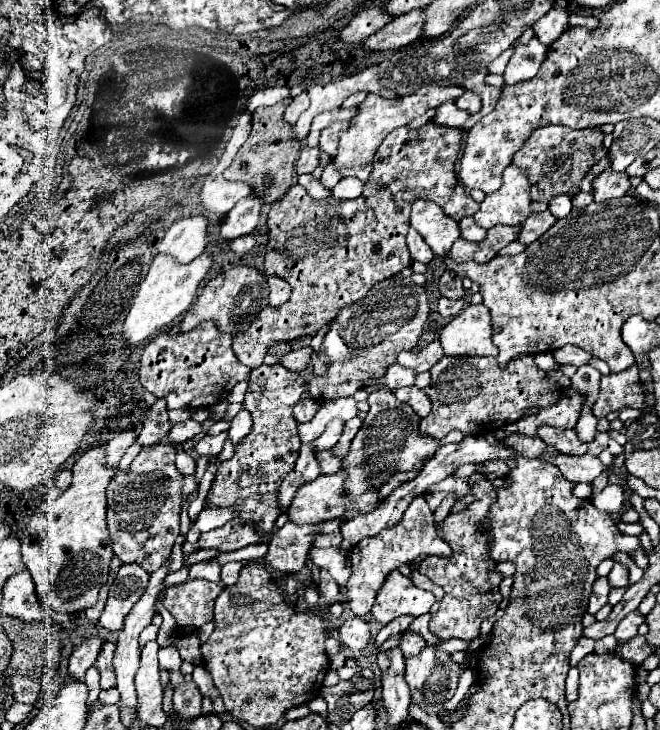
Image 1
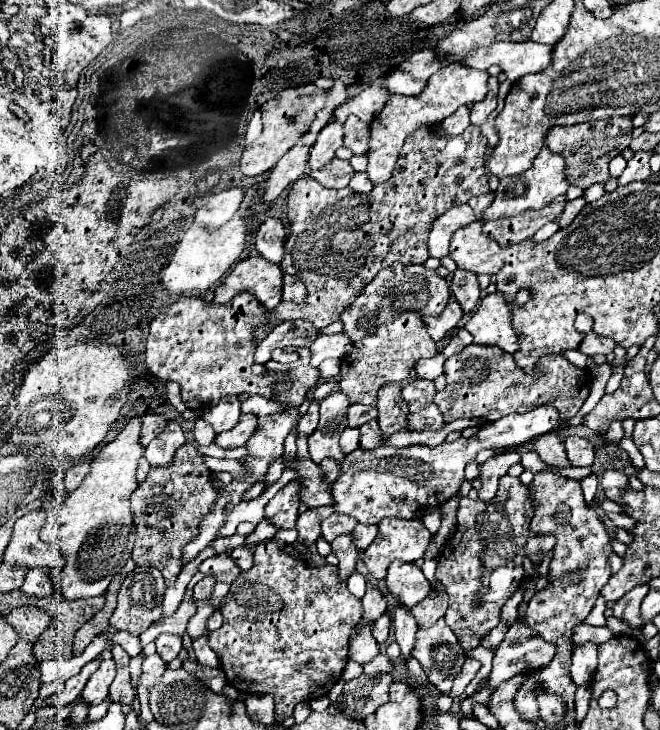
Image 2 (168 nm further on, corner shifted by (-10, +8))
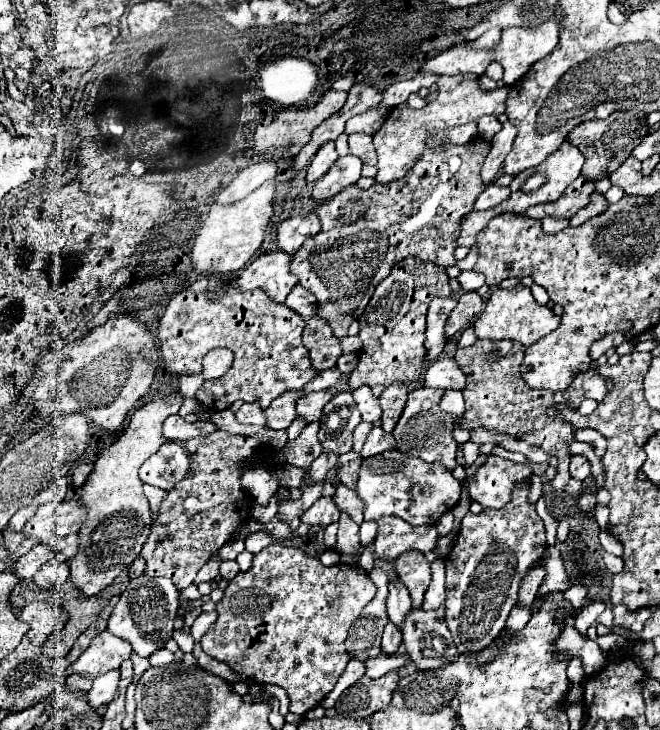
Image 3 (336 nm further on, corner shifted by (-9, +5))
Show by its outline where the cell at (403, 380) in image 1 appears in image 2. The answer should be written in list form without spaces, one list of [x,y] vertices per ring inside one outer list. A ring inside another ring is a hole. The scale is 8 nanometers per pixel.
[[[437,354],[433,358],[427,358],[427,360],[417,360],[415,368],[413,368],[413,374],[417,378],[435,380],[439,374],[443,374],[443,364],[445,364],[445,358],[441,354]]]

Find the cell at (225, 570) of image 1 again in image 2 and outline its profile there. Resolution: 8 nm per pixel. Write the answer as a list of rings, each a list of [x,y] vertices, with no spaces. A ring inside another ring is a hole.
[[[235,548],[231,552],[231,558],[241,570],[249,570],[253,566],[253,552],[249,548]]]

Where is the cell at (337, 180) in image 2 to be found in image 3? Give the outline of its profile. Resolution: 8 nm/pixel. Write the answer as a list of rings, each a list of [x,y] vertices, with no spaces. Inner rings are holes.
[[[354,155],[338,157],[336,163],[330,167],[330,171],[320,181],[316,181],[312,199],[316,203],[324,203],[324,201],[332,199],[344,187],[354,185],[360,179],[360,171],[362,171],[362,161],[358,157],[354,157]]]

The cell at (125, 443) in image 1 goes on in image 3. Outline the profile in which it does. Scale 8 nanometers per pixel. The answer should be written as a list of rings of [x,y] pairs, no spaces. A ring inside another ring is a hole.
[[[172,415],[164,421],[164,437],[166,439],[172,439],[172,441],[188,441],[192,437],[198,437],[198,435],[208,435],[208,433],[214,433],[216,431],[216,425],[206,419],[206,421],[194,421],[194,423],[186,423],[184,417],[180,415]]]

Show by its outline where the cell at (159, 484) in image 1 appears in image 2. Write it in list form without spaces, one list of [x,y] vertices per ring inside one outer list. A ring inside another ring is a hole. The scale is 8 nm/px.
[[[183,444],[167,466],[151,468],[147,478],[139,482],[131,494],[131,514],[135,520],[135,546],[131,558],[137,566],[155,566],[167,586],[173,586],[181,570],[181,546],[195,536],[201,518],[213,508],[217,490],[211,484],[211,472],[203,466],[201,456],[193,444]]]

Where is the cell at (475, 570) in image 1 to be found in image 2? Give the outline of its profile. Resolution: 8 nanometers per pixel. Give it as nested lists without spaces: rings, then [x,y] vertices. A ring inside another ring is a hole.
[[[503,476],[495,498],[484,502],[462,497],[456,511],[457,530],[443,546],[437,560],[435,578],[447,588],[449,608],[447,626],[455,632],[463,648],[477,648],[481,636],[499,624],[499,612],[505,600],[521,586],[523,580],[523,544],[527,542],[531,522],[531,498],[519,478]]]

